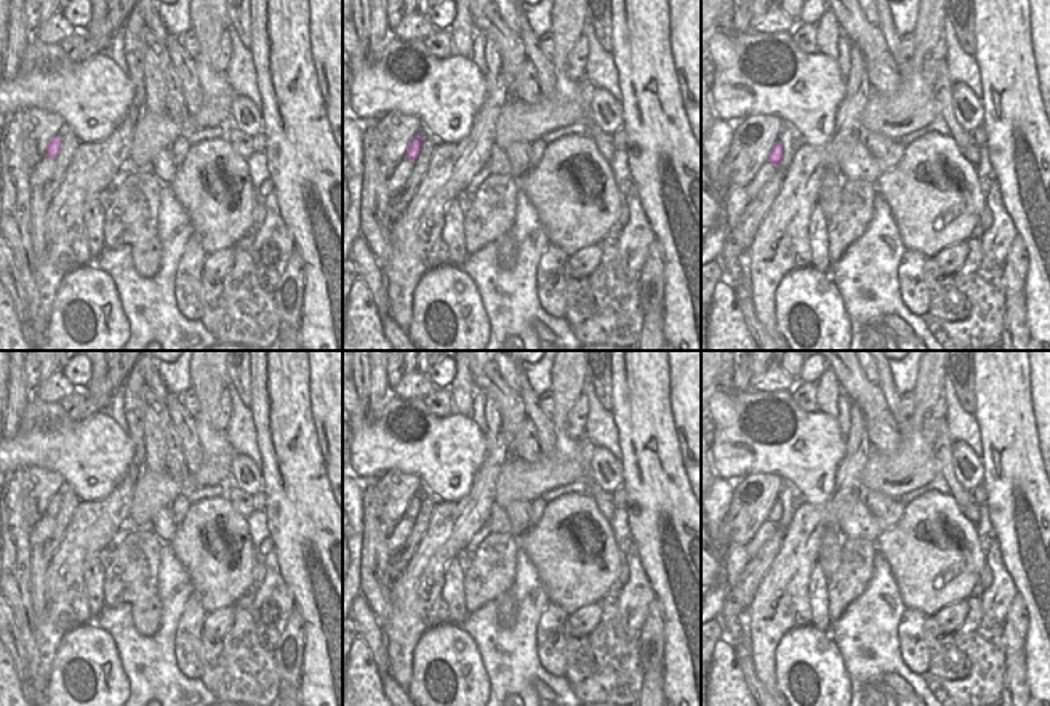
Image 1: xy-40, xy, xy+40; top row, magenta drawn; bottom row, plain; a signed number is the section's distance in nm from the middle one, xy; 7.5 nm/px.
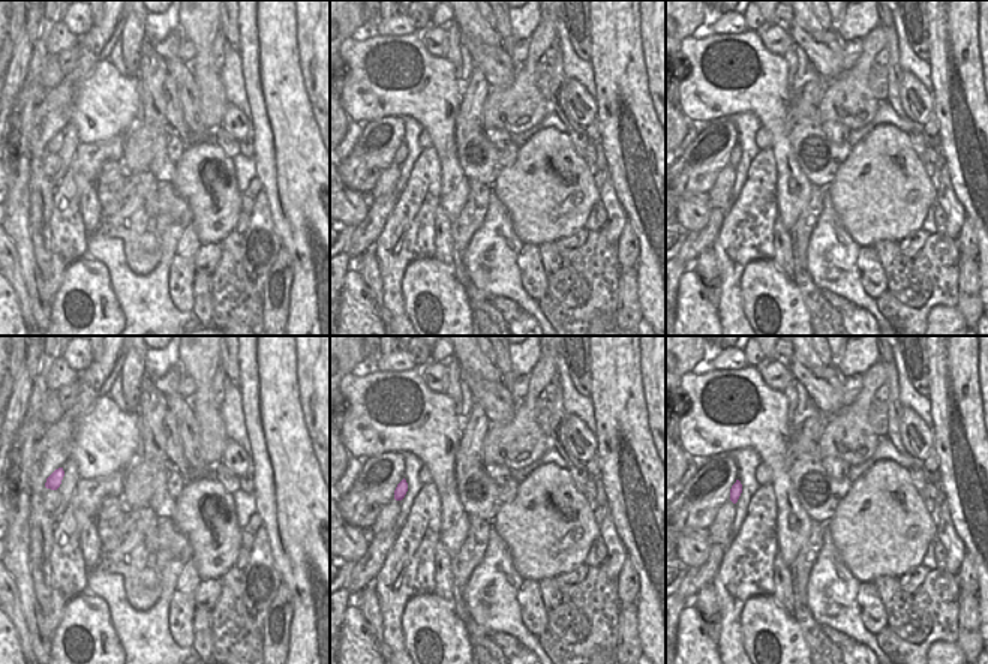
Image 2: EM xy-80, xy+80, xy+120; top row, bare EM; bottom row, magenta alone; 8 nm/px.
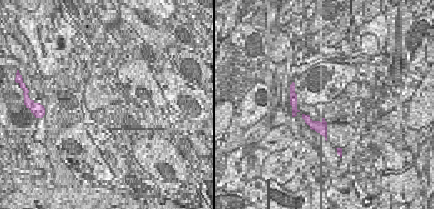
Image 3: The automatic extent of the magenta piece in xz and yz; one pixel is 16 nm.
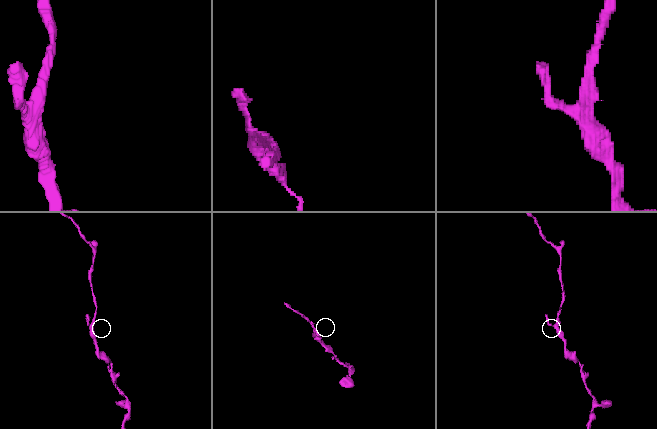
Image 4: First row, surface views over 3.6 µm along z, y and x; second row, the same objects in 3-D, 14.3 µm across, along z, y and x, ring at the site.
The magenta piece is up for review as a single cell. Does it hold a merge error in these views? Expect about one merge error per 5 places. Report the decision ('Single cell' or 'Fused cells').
Single cell.

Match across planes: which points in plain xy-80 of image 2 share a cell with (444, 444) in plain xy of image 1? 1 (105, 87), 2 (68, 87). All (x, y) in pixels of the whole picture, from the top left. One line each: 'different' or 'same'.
1: same
2: different

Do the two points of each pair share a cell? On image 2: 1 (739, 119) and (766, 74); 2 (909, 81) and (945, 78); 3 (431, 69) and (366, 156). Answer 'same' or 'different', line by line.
1: different
2: different
3: different

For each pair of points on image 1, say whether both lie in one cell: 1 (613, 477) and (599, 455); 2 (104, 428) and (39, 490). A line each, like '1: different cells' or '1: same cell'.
1: same cell
2: different cells

